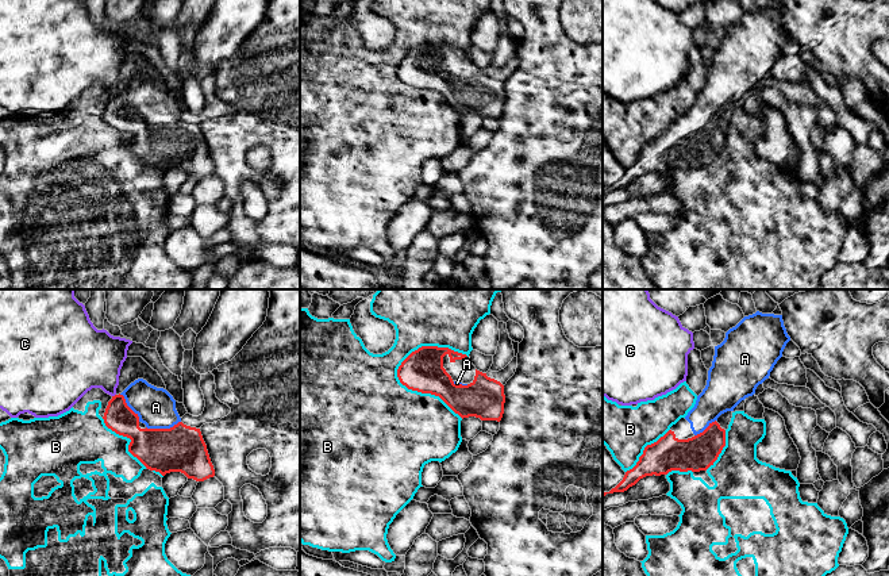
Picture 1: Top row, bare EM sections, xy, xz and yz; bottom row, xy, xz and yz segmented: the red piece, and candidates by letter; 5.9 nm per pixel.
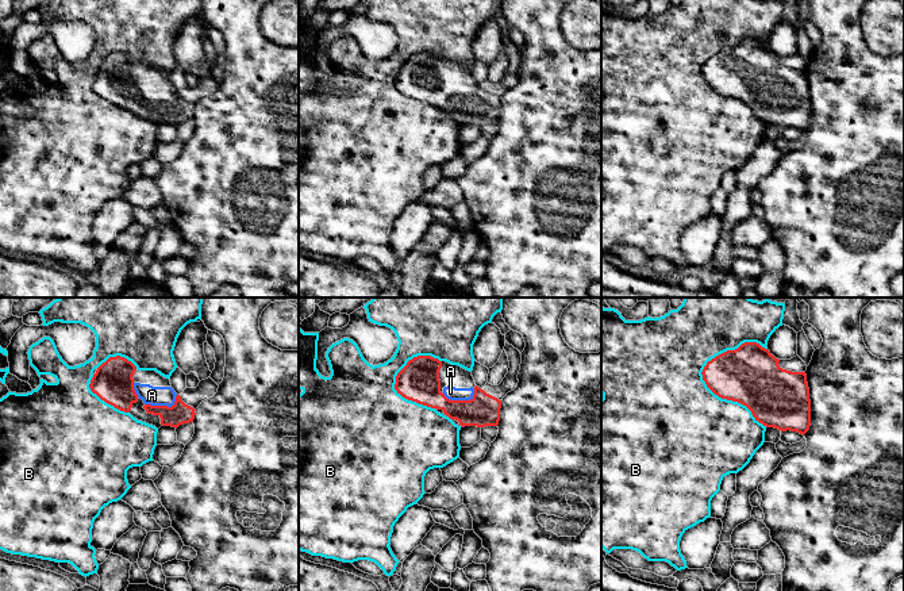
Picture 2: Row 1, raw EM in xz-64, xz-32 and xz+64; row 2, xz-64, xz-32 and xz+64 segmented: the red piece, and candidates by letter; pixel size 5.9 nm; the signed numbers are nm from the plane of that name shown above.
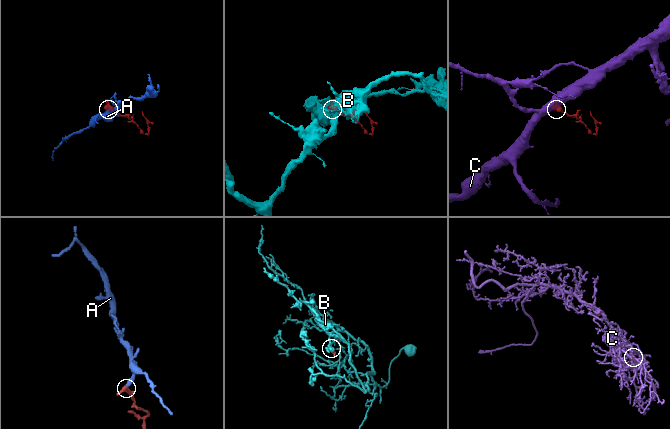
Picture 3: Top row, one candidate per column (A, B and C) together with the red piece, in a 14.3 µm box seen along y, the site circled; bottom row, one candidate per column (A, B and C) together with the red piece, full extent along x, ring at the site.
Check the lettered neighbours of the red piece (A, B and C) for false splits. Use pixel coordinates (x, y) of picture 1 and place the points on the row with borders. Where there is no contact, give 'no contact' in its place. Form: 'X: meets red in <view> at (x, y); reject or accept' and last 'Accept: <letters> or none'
A: meets red in xy at (162, 429); accept
B: meets red in xz at (416, 390); reject
C: meets red in xy at (115, 395); reject
Accept: A

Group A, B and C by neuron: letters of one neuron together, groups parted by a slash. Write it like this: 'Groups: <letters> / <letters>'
Groups: A / B / C

